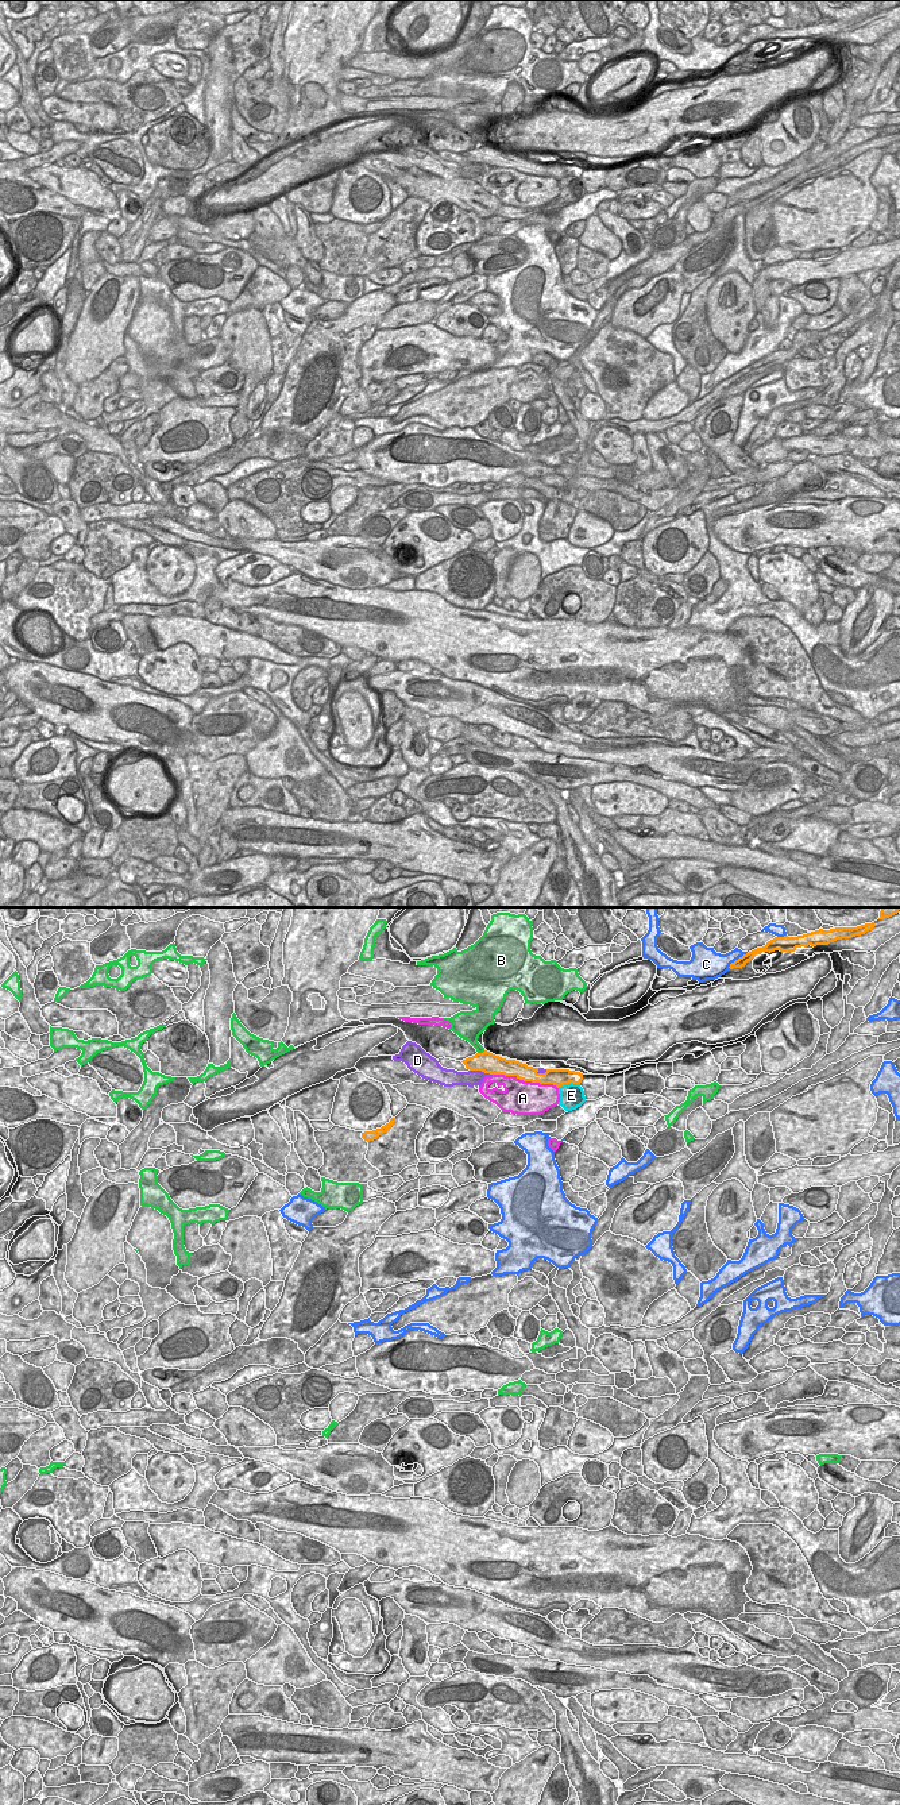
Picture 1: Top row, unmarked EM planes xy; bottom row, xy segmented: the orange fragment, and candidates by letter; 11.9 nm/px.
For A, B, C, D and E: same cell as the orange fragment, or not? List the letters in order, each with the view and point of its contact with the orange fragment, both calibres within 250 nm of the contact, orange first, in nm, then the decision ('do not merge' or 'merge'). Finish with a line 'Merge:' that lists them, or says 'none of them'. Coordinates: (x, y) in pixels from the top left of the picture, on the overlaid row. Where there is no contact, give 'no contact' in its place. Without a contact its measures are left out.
A: meets orange in xy at (537, 1082); 200 nm thick on the orange side, 420 nm on the other; do not merge
B: meets orange in xy at (481, 1053); 240 nm thick on the orange side, 160 nm on the other; do not merge
C: meets orange in xy at (738, 959); 120 nm thick on the orange side, 260 nm on the other; do not merge
D: meets orange in xy at (481, 1069); 240 nm thick on the orange side, 190 nm on the other; do not merge
E: meets orange in xy at (568, 1083); 200 nm thick on the orange side, 280 nm on the other; do not merge
Merge: none of them

